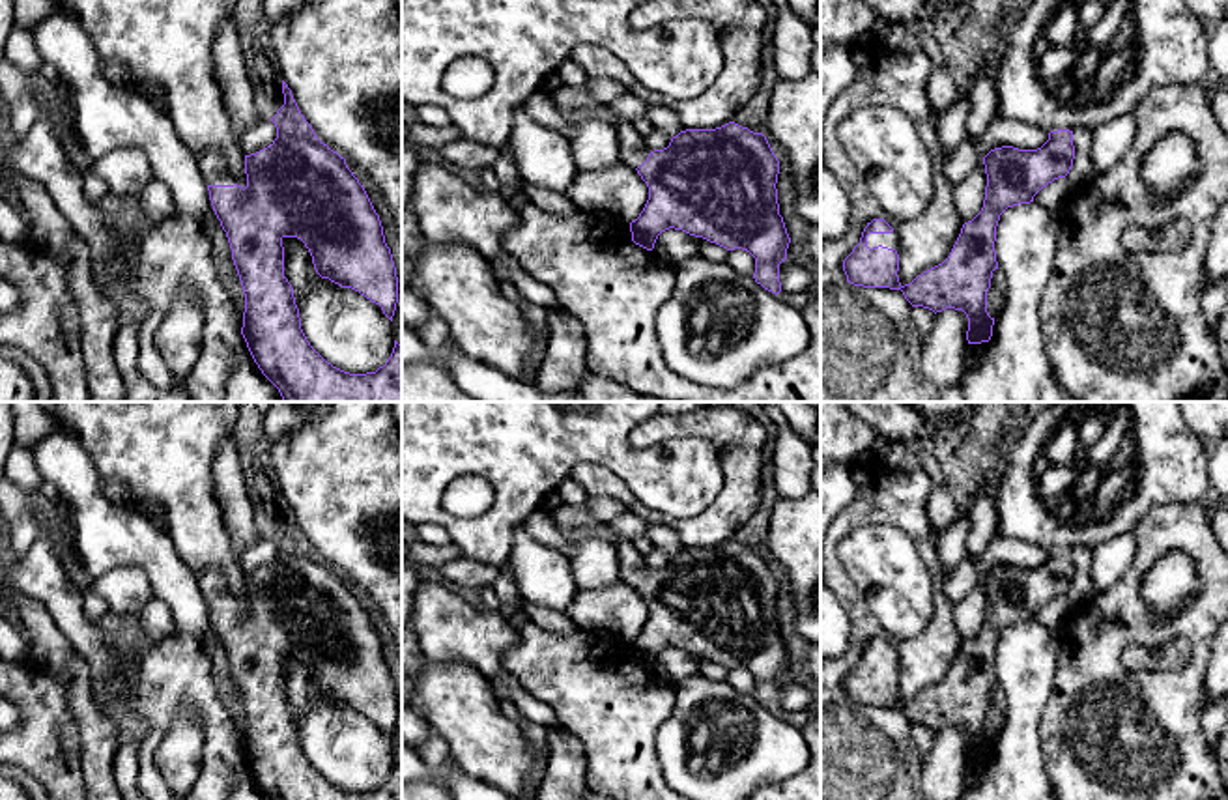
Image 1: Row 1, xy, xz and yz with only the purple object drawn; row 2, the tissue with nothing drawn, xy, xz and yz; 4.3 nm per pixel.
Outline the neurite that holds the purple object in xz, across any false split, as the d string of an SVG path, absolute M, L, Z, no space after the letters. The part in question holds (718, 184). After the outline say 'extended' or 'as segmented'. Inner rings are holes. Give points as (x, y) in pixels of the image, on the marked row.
M619 120L622 163L637 170L649 187L649 200L630 222L632 241L647 250L669 228L703 237L727 250L742 249L755 258L753 279L772 293L781 292L779 264L787 260L791 237L778 204L779 161L766 136L735 121L716 129L686 129L664 150L650 151L632 121Z; extended

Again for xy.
M284 80L282 93L284 105L271 118L277 138L267 148L245 155L245 189L232 179L221 151L196 155L243 286L241 335L254 363L284 402L402 402L402 346L396 340L391 357L376 372L350 374L327 363L301 329L293 288L284 277L284 237L305 243L321 279L359 292L379 305L391 321L398 303L398 277L379 215L364 187L346 159L316 136Z; extended

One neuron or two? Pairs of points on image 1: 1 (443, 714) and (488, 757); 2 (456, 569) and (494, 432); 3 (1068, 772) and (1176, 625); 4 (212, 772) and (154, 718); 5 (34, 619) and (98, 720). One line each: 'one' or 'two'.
1: one
2: two
3: one
4: one
5: one

